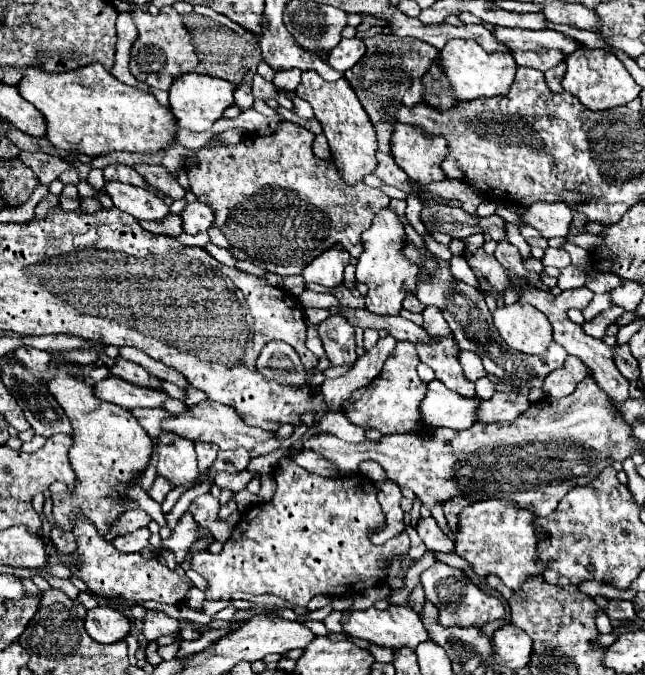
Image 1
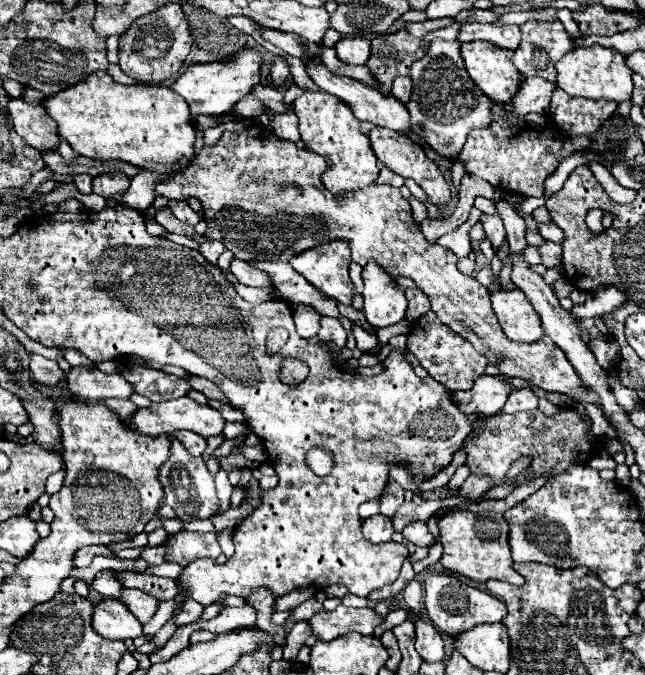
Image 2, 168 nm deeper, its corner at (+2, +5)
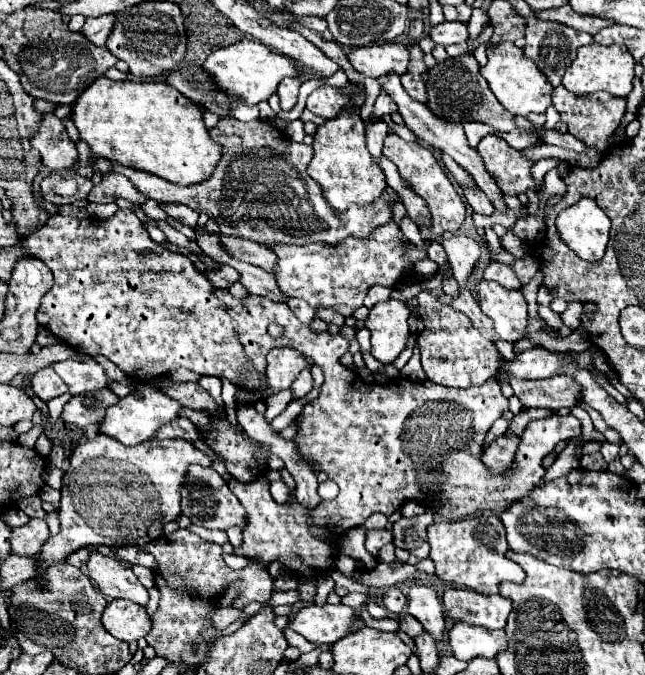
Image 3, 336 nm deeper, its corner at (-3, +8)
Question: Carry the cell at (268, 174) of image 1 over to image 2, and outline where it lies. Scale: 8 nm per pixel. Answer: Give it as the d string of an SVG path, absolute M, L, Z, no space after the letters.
M250 129L226 133L212 147L202 147L198 159L182 173L158 183L154 191L170 201L188 201L190 197L196 197L202 203L204 221L208 223L206 235L222 241L236 259L290 261L296 253L320 243L334 239L348 241L354 263L364 267L374 259L384 271L392 273L392 277L406 275L414 279L430 297L432 311L438 319L466 337L478 353L488 357L488 363L494 363L500 369L500 373L526 379L530 385L544 391L564 393L580 403L594 403L602 411L596 393L588 391L572 363L564 357L564 351L550 337L542 337L534 343L518 343L504 337L500 325L492 317L488 289L474 277L466 277L458 271L456 255L452 251L424 239L414 225L410 205L400 189L372 183L368 189L332 197L320 181L326 169L324 157L298 149L296 143L284 141L274 133L264 137L262 131Z

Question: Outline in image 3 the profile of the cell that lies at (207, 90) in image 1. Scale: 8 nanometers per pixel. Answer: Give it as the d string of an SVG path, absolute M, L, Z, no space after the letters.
M239 40L227 48L215 50L205 62L203 70L213 78L213 84L229 98L243 98L245 104L259 104L267 100L275 90L281 78L297 76L299 68L291 62L291 58L271 52L269 46L259 44L255 40Z

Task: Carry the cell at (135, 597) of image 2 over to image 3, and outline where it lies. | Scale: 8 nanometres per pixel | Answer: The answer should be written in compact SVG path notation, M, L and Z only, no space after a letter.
M93 552L87 562L87 572L97 582L99 590L109 598L125 598L139 606L149 602L147 588L137 580L131 568L119 566L113 558Z

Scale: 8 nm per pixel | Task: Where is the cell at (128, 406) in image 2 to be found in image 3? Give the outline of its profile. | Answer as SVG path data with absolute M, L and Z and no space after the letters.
M109 388L97 390L97 392L89 392L89 394L79 394L73 396L65 408L61 418L65 422L71 422L79 428L85 428L89 424L97 424L101 422L101 418L105 418L105 410L113 404L117 404L121 398L111 392Z

